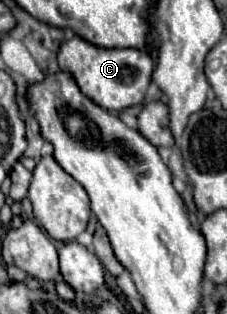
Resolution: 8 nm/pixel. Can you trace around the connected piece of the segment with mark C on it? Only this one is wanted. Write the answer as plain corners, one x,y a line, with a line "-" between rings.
79,36
61,42
57,52
59,68
69,72
81,92
95,104
107,110
123,110
127,106
141,104
145,90
151,82
151,72
155,68
153,58
141,48
99,48

